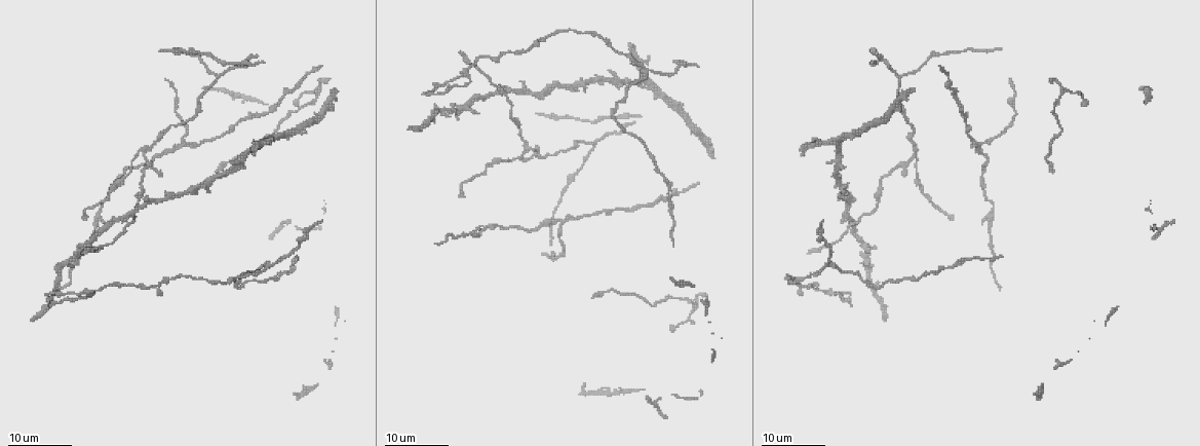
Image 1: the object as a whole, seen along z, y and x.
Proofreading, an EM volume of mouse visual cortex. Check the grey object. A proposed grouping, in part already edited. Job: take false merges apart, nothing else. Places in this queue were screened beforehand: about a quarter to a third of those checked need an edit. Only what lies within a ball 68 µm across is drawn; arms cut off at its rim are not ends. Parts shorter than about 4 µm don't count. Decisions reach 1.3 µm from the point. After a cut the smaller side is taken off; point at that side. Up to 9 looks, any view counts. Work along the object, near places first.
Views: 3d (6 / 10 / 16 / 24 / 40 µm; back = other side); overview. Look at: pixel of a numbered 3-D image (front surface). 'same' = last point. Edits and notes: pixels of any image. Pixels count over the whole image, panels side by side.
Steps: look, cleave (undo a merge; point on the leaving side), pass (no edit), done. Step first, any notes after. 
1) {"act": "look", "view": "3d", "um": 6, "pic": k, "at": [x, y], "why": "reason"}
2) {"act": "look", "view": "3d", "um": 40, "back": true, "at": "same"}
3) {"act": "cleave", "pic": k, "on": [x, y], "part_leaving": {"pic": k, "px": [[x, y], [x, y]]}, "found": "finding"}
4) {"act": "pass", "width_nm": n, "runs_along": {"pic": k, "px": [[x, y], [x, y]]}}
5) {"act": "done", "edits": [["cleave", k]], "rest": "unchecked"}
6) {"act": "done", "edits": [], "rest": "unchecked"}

{"act": "look", "view": "3d", "um": 24, "pic": 1, "at": [563, 223], "why": "branch point"}

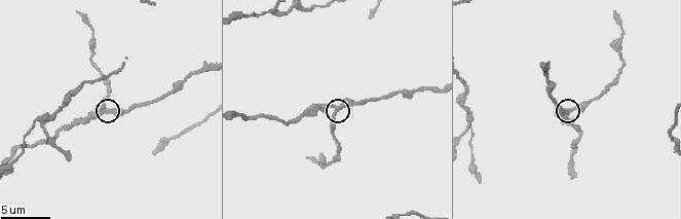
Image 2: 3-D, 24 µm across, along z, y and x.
{"act": "look", "view": "3d", "um": 6, "pic": 2, "at": [337, 107]}

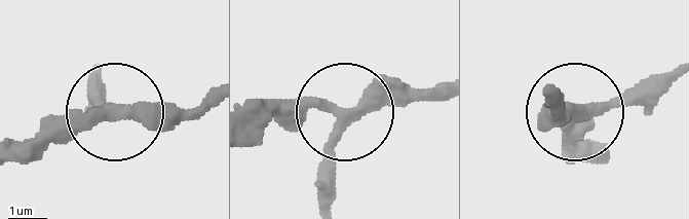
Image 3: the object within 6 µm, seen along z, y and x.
{"act": "pass", "side_arm_um": 29, "found": "all the same neuron"}

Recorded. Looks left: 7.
{"act": "look", "view": "3d", "um": 16, "pic": 1, "at": [902, 77], "why": "branch point"}

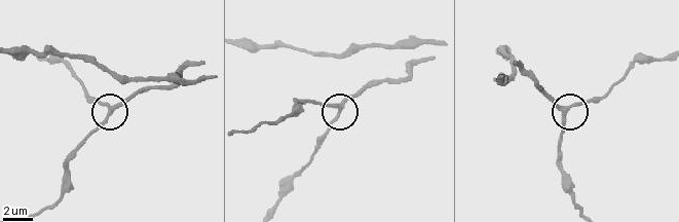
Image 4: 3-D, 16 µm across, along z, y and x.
{"act": "look", "view": "3d", "um": 10, "pic": 4, "at": [112, 109]}

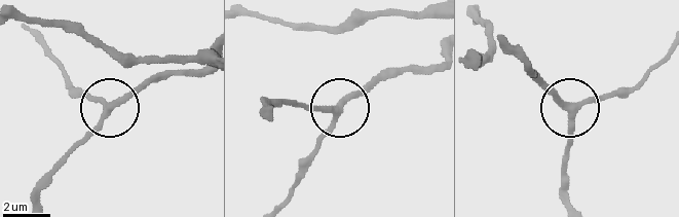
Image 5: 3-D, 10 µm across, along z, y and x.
{"act": "pass", "found": "continuous, no second neuron"}

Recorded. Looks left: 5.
{"act": "look", "view": "3d", "um": 16, "pic": 2, "at": [614, 83]}

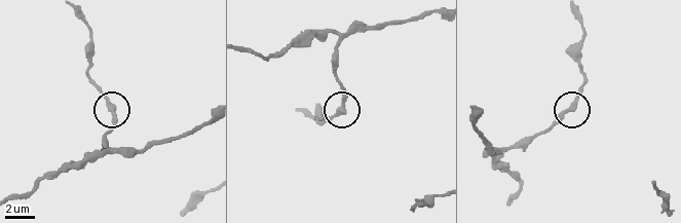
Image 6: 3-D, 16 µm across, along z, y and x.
{"act": "look", "view": "3d", "um": 16, "back": true, "pic": 6, "at": [573, 109], "why": "from behind"}

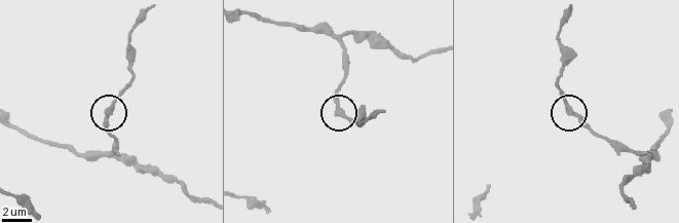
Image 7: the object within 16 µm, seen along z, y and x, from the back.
{"act": "pass", "found": "continuous, no second neuron"}

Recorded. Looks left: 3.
{"act": "look", "view": "3d", "um": 24, "pic": 1, "at": [503, 96], "why": "three-way junction"}

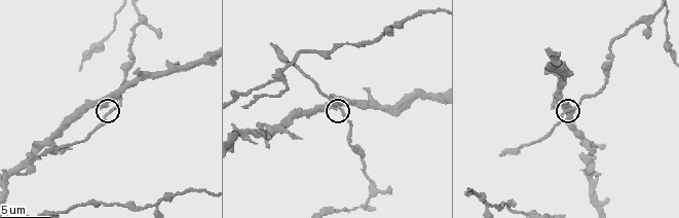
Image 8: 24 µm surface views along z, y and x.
{"act": "look", "view": "3d", "um": 6, "pic": 8, "at": [341, 108]}

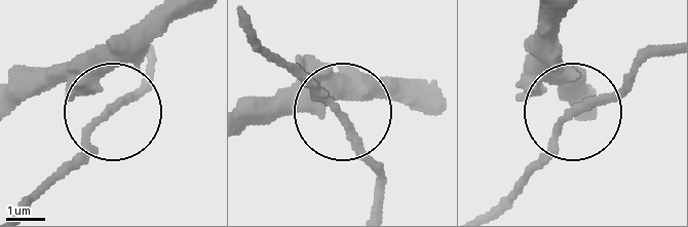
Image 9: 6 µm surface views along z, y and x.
{"act": "pass", "side_arm_um": 12, "arms": 3, "found": "continuous, no second neuron"}

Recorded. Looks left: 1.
{"act": "done", "edits": [], "rest": "unchecked"}

